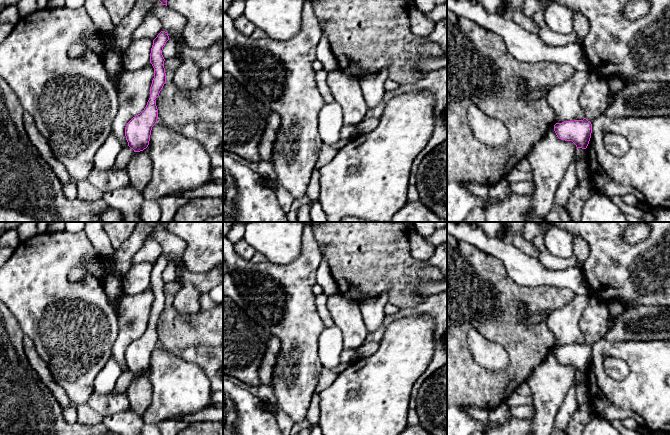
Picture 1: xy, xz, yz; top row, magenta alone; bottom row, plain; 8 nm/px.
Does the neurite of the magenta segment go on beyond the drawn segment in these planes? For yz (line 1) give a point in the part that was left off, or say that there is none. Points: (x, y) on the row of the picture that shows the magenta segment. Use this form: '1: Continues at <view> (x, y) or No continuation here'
1: No continuation here

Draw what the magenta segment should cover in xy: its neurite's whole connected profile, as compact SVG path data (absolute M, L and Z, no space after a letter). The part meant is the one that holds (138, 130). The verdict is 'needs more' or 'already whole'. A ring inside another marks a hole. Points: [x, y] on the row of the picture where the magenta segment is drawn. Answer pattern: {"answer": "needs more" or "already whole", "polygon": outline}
{"answer": "already whole", "polygon": "M161 31L153 40L150 63L154 68L154 78L150 87L150 98L144 110L133 117L125 127L128 146L134 152L143 151L148 147L152 127L158 119L158 109L155 99L159 96L160 91L166 83L165 59L162 55L162 50L168 40L169 36L165 31Z"}

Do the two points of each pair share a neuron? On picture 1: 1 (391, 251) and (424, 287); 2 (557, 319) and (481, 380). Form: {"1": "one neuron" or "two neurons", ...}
{"1": "two neurons", "2": "two neurons"}

